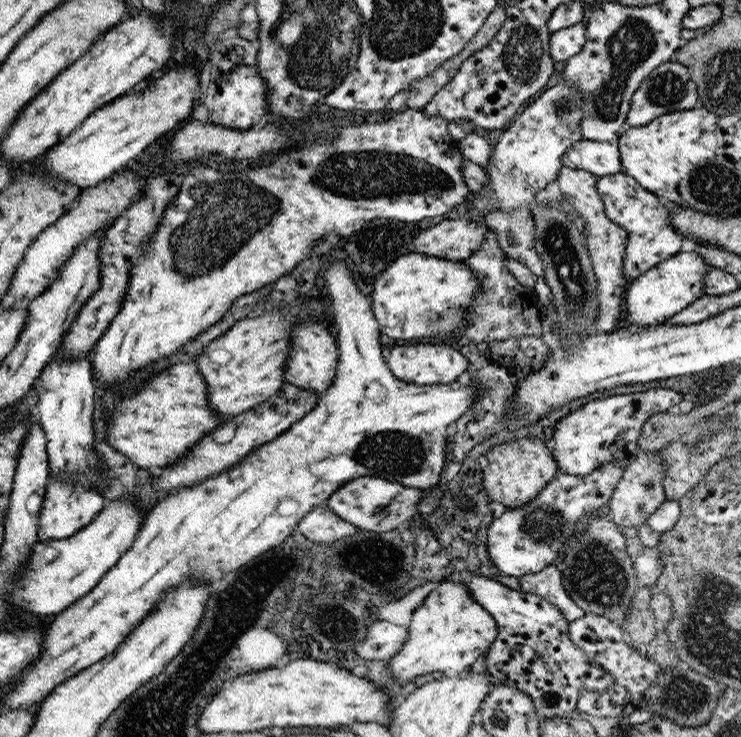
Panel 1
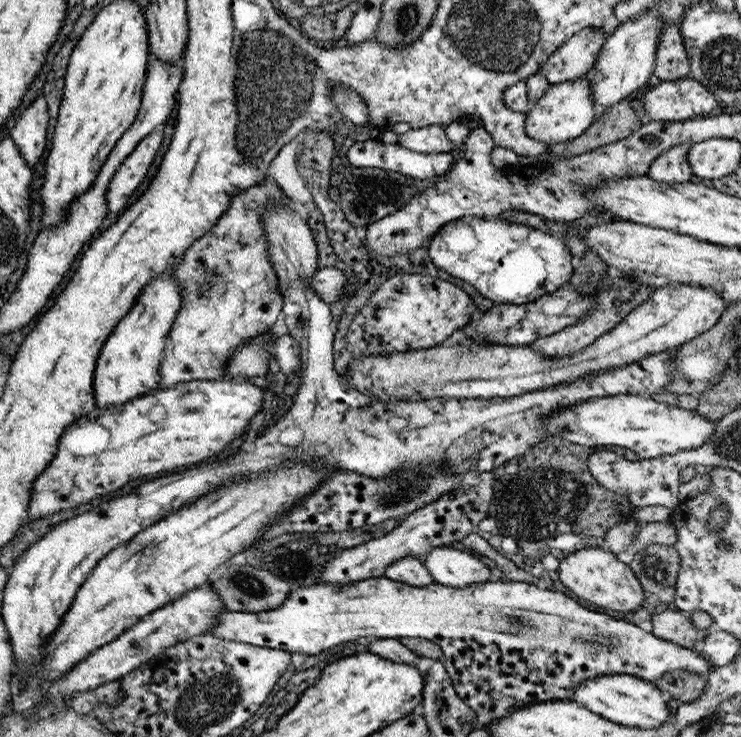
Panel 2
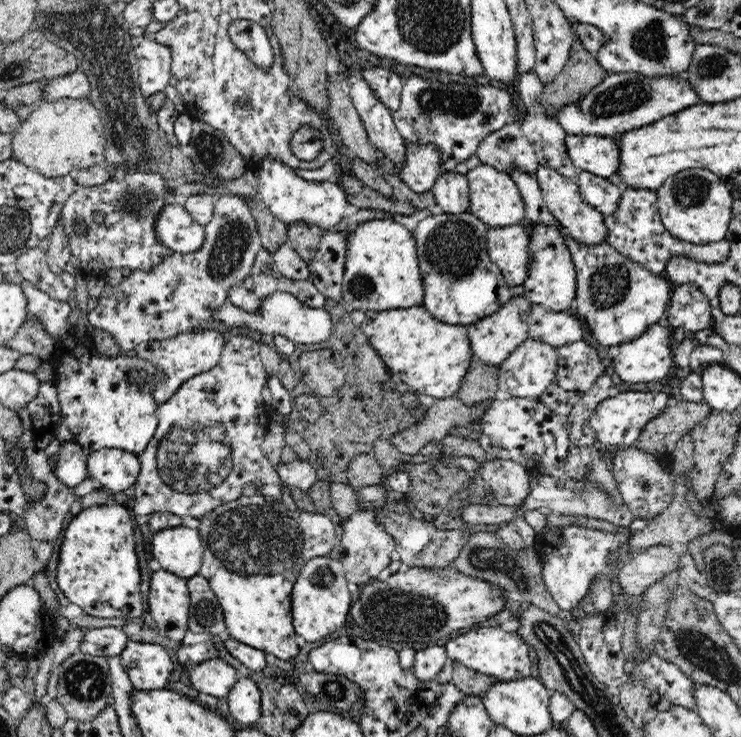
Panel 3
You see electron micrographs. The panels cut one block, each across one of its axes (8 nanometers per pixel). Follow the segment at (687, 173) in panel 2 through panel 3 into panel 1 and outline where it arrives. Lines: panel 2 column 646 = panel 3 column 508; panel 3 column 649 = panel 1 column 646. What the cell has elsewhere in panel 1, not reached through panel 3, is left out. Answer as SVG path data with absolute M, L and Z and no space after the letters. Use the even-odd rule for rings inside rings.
M679 251L673 256L653 265L641 275L627 281L621 305L621 318L624 324L639 326L657 326L665 324L669 316L677 314L688 304L695 302L703 292L703 277L708 265L695 252Z

